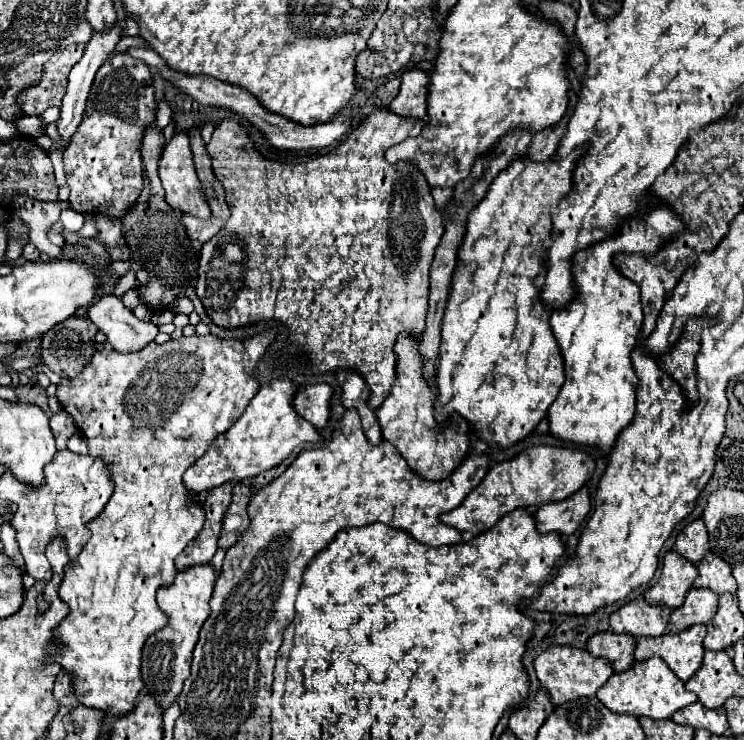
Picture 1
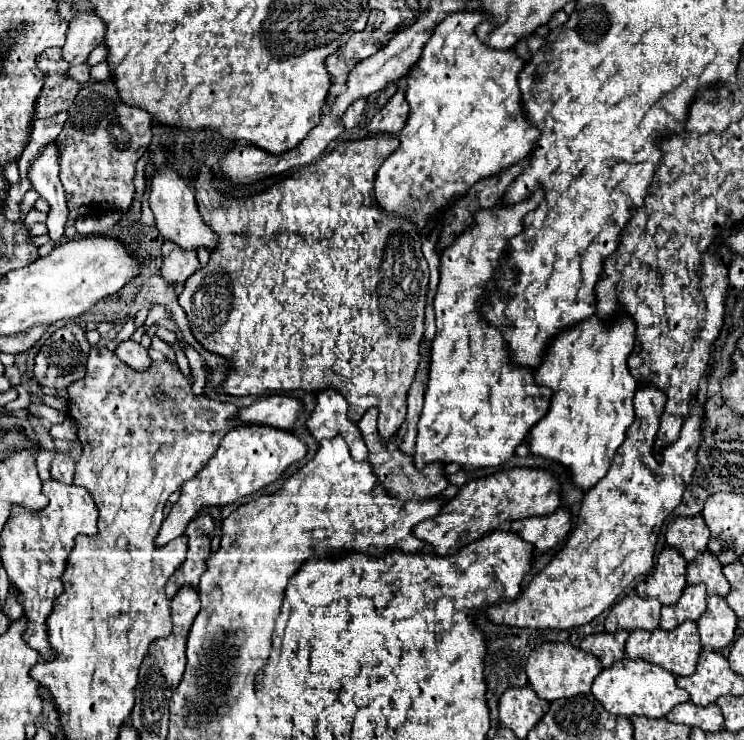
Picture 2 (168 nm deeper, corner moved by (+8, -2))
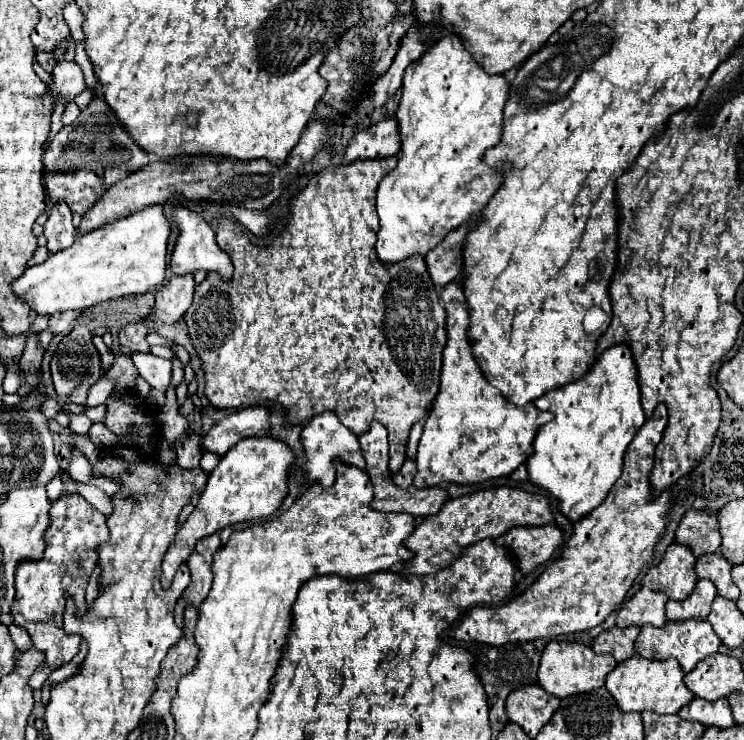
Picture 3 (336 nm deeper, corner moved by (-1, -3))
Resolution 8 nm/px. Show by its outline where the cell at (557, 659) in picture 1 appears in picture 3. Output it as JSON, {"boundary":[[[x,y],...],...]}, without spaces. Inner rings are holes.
{"boundary":[[[550,641],[542,653],[540,669],[538,669],[538,683],[540,687],[554,695],[554,697],[568,697],[584,691],[592,691],[596,687],[602,687],[606,681],[606,675],[616,667],[616,661],[612,655],[600,655],[594,653],[590,647],[580,643],[568,643],[568,641]]]}

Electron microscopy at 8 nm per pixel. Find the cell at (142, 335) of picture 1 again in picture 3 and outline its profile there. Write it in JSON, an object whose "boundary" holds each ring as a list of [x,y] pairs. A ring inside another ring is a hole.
{"boundary":[[[134,353],[132,361],[138,369],[138,373],[148,381],[150,385],[150,403],[156,409],[164,407],[166,391],[170,387],[170,375],[172,375],[172,363],[168,359],[160,359],[152,353]]]}

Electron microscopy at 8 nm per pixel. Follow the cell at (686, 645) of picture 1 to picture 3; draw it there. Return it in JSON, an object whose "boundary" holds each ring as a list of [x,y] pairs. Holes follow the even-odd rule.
{"boundary":[[[688,619],[688,621],[668,621],[664,627],[652,627],[646,625],[642,627],[634,649],[640,657],[644,659],[668,659],[674,657],[678,659],[680,667],[684,673],[690,673],[698,661],[702,661],[704,657],[716,653],[720,647],[720,639],[714,633],[714,629],[710,627],[710,623],[706,619]]]}

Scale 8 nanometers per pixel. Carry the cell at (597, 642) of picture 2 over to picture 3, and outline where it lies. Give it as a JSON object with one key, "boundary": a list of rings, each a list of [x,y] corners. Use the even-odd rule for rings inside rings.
{"boundary":[[[630,625],[626,629],[612,627],[608,631],[602,631],[592,641],[592,649],[596,653],[608,653],[618,663],[622,663],[624,659],[630,659],[634,655],[634,641],[636,641],[638,633],[640,633],[640,627],[638,625]]]}

